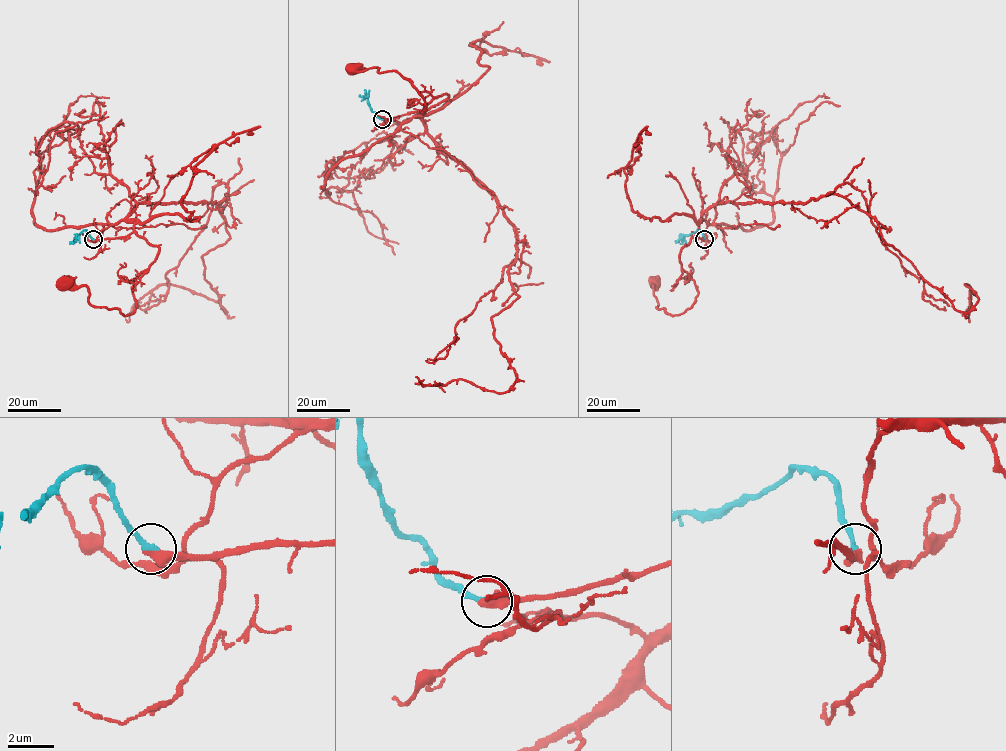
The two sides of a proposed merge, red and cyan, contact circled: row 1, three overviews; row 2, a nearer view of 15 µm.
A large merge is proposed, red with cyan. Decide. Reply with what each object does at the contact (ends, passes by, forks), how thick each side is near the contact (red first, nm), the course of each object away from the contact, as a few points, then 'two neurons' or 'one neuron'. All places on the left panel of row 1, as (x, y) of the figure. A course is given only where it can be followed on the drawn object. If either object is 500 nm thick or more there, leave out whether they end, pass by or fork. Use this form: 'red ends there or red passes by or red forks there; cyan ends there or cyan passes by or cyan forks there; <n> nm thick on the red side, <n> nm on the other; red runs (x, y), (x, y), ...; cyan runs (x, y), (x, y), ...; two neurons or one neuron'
500 nm thick on the red side, 260 nm on the other; red runs (93, 239), (135, 232), (159, 248), (134, 279), (135, 310), (123, 315), (95, 306), (85, 286), (63, 282); cyan runs (93, 239), (83, 230), (70, 244); one neuron

